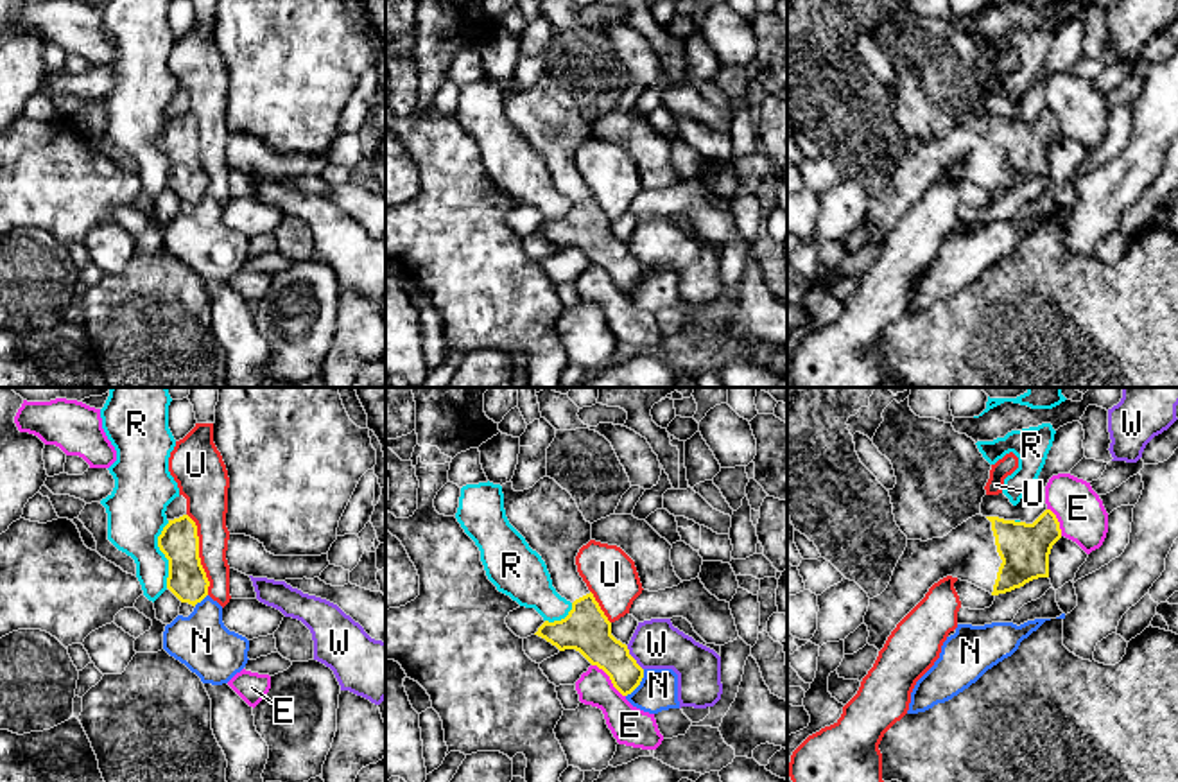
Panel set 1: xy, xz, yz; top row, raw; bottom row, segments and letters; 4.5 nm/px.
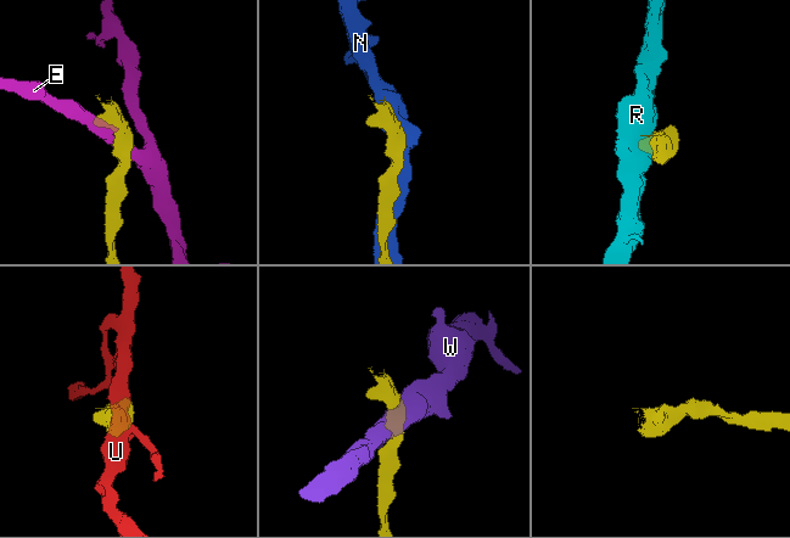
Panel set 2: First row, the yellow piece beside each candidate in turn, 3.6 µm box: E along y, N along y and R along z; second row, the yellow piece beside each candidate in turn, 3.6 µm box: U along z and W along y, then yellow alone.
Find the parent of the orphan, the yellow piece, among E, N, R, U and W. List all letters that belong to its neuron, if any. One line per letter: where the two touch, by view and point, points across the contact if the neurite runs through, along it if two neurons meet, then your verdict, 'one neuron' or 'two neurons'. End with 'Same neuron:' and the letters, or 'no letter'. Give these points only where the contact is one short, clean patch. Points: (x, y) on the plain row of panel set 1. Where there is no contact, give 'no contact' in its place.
E: meets yellow in xz at (610, 277); two neurons
N: meets yellow in xz at (639, 282); two neurons
R: meets yellow in xy at (164, 151); border along xy (169, 119), (158, 135), (158, 147), (167, 158), (165, 185); two neurons
U: meets yellow in xy at (198, 153); two neurons
W: meets yellow in xz at (633, 257); two neurons
Same neuron: no letter

